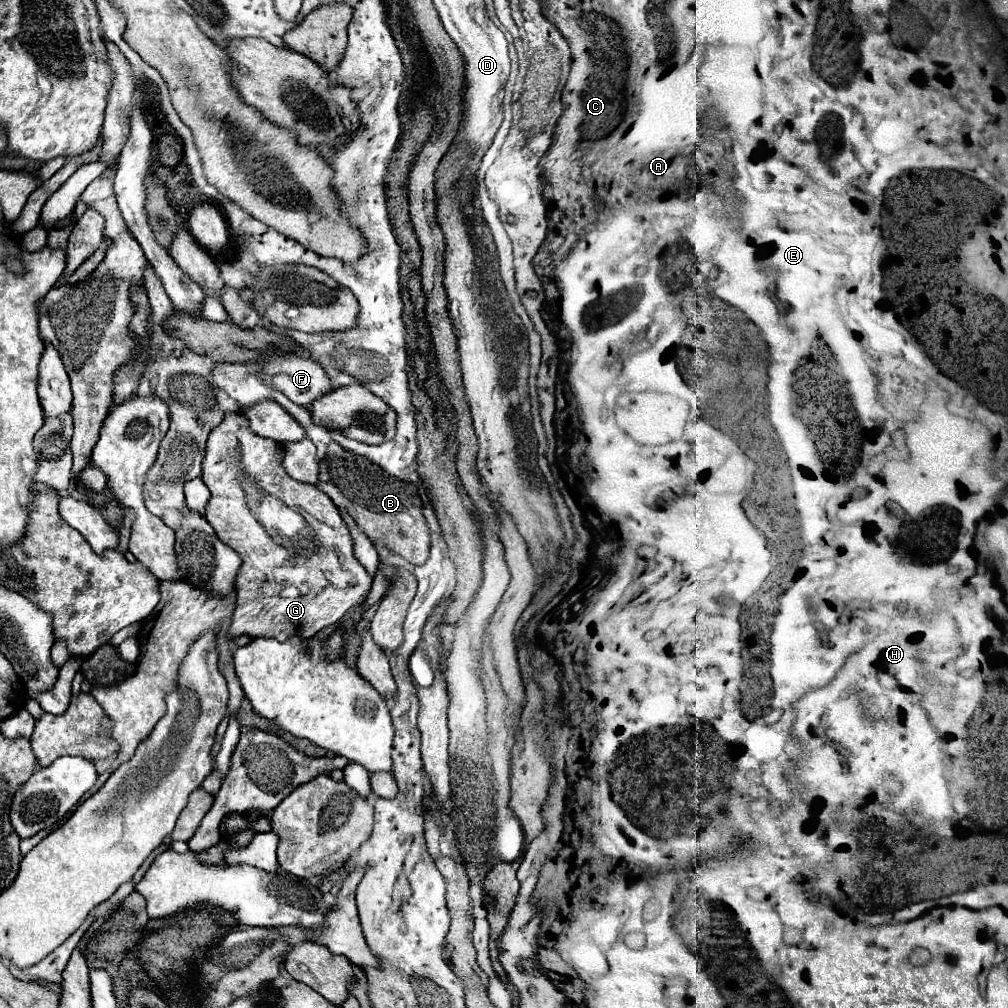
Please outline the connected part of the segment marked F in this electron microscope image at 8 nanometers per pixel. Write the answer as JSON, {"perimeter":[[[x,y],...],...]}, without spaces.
{"perimeter":[[[287,353],[267,357],[265,363],[259,363],[259,369],[269,385],[281,389],[291,401],[305,407],[333,391],[333,383],[325,369],[301,355]]]}

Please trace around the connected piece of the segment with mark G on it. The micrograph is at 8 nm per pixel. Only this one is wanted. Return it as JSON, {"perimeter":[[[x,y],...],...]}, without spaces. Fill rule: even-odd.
{"perimeter":[[[227,413],[223,423],[211,431],[201,479],[211,491],[205,519],[243,561],[237,573],[237,607],[227,631],[229,639],[239,635],[249,635],[251,639],[271,637],[277,641],[287,641],[295,635],[309,639],[317,631],[335,625],[351,607],[365,601],[373,577],[353,555],[351,533],[335,503],[315,485],[287,477],[283,469],[283,445],[251,433],[243,413]],[[247,505],[251,505],[251,511]],[[251,513],[263,521],[263,529],[275,539],[301,533],[305,517],[315,533],[317,547],[307,555],[297,555],[297,551],[291,553],[293,549],[281,547],[287,551],[287,561],[257,561]]]}

